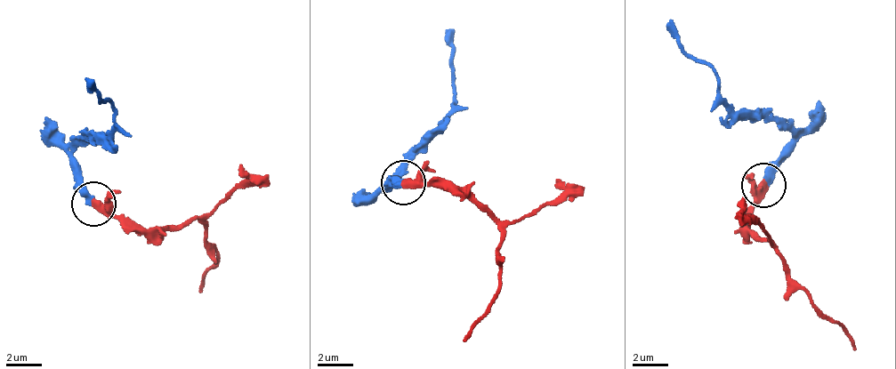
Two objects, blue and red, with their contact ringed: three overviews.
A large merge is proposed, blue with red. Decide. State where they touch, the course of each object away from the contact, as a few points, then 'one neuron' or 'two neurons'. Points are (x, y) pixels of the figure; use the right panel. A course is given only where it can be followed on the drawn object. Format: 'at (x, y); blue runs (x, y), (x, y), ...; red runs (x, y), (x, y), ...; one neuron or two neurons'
at (763, 185); blue runs (763, 182), (794, 134), (722, 97), (718, 76), (683, 52), (669, 20); red runs (762, 184), (746, 228), (770, 242), (820, 315), (856, 348); one neuron

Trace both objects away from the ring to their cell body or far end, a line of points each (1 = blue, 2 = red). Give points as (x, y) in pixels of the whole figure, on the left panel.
1: (90, 203), (73, 150), (114, 124), (113, 106), (102, 99), (85, 80)
2: (94, 204), (155, 230), (191, 220), (202, 226), (219, 263), (198, 290)

